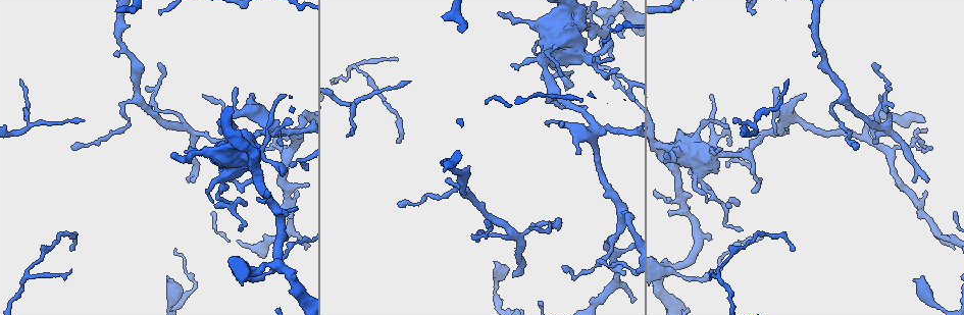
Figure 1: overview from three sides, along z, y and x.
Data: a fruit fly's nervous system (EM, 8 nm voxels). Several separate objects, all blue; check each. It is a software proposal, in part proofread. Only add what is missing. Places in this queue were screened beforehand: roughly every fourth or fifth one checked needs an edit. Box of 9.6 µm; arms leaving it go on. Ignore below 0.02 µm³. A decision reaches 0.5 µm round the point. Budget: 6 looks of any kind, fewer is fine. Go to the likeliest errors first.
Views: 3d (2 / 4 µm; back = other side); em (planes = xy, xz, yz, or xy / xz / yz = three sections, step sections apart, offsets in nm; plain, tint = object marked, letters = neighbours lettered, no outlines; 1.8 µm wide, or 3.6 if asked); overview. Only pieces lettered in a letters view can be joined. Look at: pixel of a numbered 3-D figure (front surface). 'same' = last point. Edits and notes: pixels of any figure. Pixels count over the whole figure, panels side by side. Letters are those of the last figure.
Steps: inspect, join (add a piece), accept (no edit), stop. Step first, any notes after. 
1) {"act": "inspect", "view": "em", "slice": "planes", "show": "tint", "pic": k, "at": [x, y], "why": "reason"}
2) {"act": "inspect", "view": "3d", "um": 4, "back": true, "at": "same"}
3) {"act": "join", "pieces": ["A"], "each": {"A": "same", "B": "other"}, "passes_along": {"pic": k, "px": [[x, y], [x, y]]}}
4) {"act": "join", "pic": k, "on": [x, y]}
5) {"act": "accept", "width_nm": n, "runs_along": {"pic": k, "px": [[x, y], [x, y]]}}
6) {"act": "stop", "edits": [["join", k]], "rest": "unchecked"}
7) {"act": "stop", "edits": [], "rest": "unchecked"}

{"act": "inspect", "view": "3d", "um": 2, "pic": 1, "at": [926, 180]}

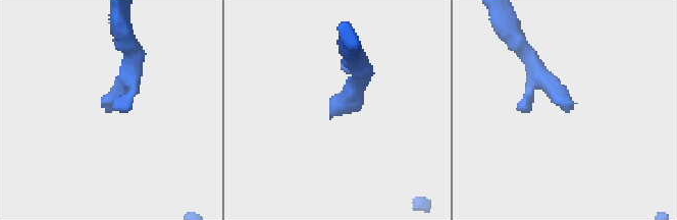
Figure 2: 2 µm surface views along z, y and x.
{"act": "inspect", "view": "em", "slice": "yz", "step": 16, "show": "letters", "pic": 2, "at": [332, 110], "why": "shape alone is not enough"}

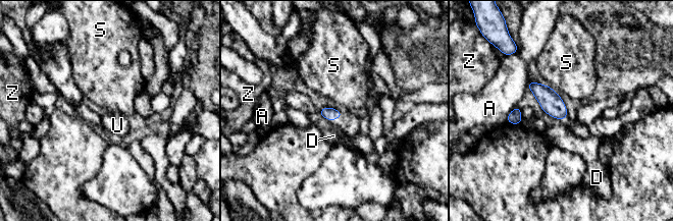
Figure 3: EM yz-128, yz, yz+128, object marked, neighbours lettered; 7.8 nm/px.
{"act": "join", "pieces": ["U"], "width_nm": 100, "each": {"A": "other", "D": "other", "S": "other", "U": "same", "Z": "other"}, "passes_along": {"pic": 3, "px": [[331, 114], [334, 119], [339, 123]]}, "found": "the neuron continues"}

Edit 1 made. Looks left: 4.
{"act": "inspect", "view": "overview"}

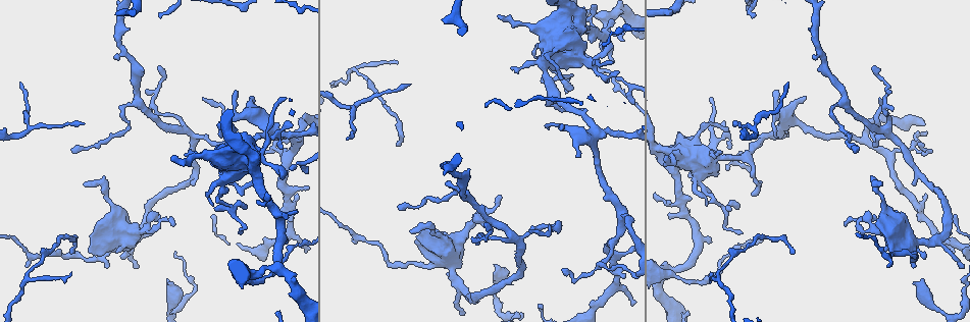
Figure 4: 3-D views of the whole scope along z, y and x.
{"act": "inspect", "view": "em", "um": 3.6, "slice": "planes", "show": "letters", "pic": 4, "at": [233, 167], "why": "closes a loop"}

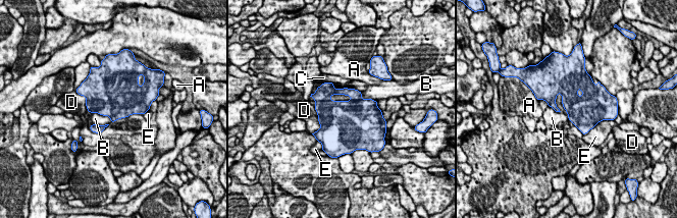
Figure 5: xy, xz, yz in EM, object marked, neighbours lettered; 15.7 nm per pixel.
{"act": "accept", "width_nm": 500, "longest_contact_nm": ["E", 420], "each": {"A": "other", "B": "other", "C": "other", "D": "other", "E": "other"}, "found": "no lettered piece goes on from it"}

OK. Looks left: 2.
{"act": "inspect", "view": "em", "slice": "yz", "step": 16, "show": "letters", "pic": 4, "at": [878, 101], "why": "branch stops here"}

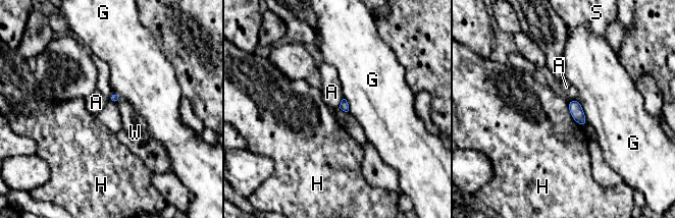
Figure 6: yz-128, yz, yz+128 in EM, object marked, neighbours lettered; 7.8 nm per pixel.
{"act": "accept", "width_nm": 70, "each": {"A": "other", "G": "other", "H": "other", "S": "other", "W": "other"}, "found": "no lettered piece goes on from it"}

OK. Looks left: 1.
{"act": "stop", "edits": [["join", 3]], "rest": "unchecked"}

